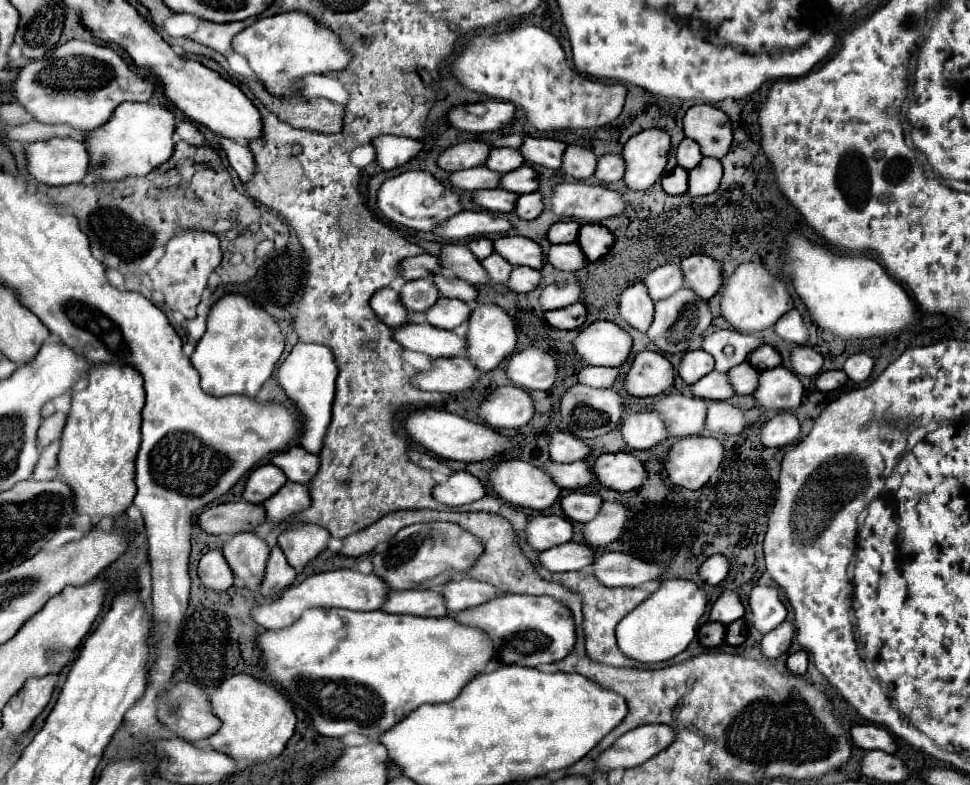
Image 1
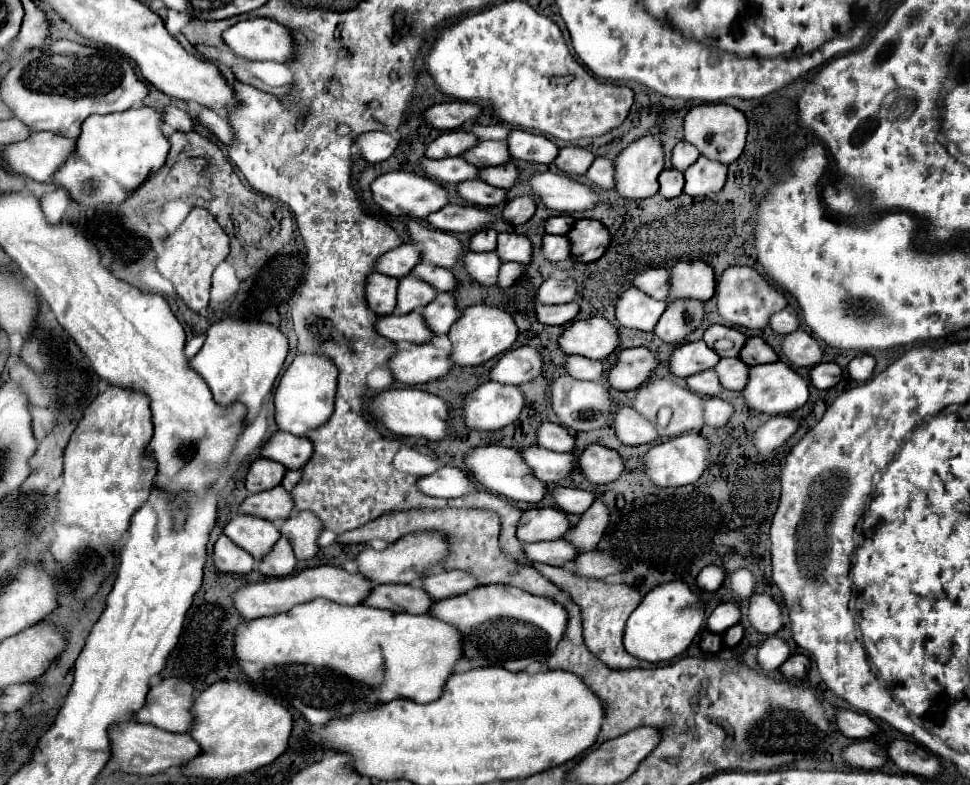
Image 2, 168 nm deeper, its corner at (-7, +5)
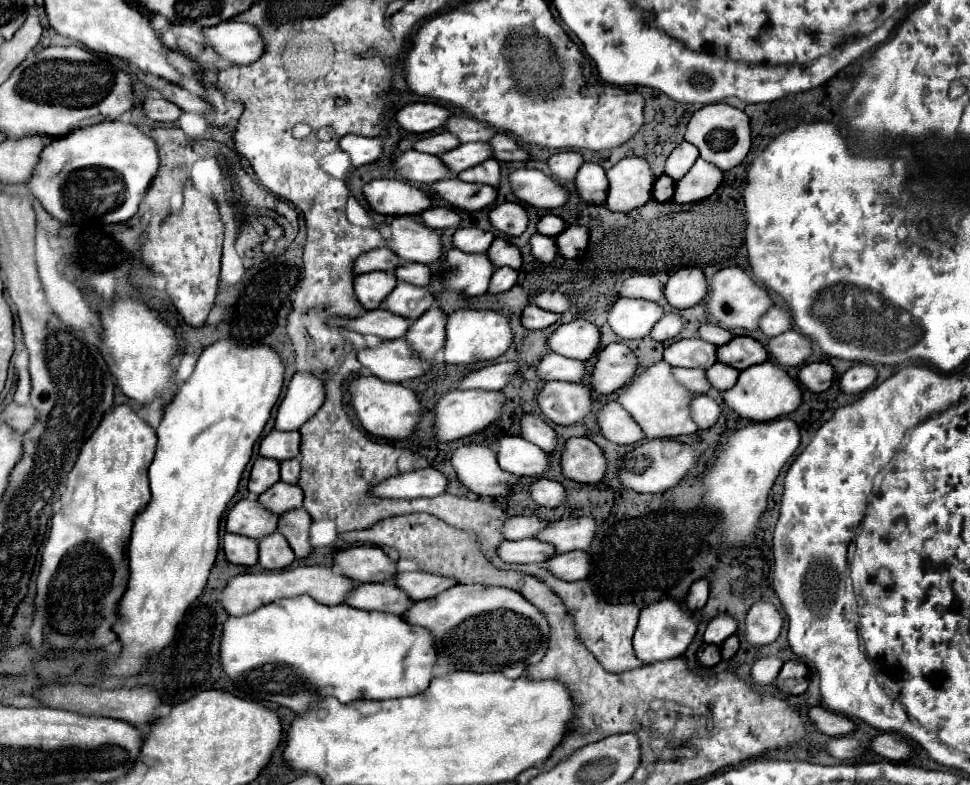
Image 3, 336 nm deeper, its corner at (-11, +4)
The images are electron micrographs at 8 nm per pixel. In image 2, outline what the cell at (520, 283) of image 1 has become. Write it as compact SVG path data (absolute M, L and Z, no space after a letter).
M502 263L502 267L500 267L500 277L498 277L498 285L500 285L500 287L510 287L510 285L514 285L524 273L526 273L526 265L522 265L522 263Z

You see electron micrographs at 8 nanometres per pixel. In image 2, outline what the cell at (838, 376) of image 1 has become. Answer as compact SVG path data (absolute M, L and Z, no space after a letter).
M820 363L810 371L812 385L818 389L830 389L842 379L842 369L836 363Z

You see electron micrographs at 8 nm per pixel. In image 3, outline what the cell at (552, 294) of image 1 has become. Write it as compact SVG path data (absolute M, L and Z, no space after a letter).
M540 292L532 298L532 304L536 304L538 308L542 310L548 310L548 312L556 312L556 314L562 314L568 310L568 298L560 292Z

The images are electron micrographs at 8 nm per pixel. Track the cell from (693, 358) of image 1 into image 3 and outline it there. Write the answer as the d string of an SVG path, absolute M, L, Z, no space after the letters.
M694 338L694 340L676 340L664 350L664 360L670 366L684 368L710 368L716 364L716 346Z

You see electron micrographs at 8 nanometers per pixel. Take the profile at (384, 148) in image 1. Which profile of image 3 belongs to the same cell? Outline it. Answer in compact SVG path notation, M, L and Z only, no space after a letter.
M346 134L340 138L340 148L350 156L354 168L376 162L382 154L382 140L380 138L364 138L356 134Z

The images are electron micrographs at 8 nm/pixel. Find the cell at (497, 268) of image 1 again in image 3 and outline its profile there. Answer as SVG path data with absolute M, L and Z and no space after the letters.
M450 248L442 258L442 270L448 290L464 296L480 296L488 290L496 268L486 254L466 254L458 248Z

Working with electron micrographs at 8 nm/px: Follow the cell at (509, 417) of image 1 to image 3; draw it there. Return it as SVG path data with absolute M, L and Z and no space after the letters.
M480 390L446 392L436 400L434 406L434 438L438 442L452 442L470 436L474 432L480 432L500 416L502 406L504 406L502 392L480 392Z

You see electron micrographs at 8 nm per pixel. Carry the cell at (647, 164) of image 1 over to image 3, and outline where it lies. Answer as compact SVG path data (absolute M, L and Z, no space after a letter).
M624 158L608 172L608 198L606 208L610 212L630 212L634 208L644 206L652 194L652 168L644 158Z

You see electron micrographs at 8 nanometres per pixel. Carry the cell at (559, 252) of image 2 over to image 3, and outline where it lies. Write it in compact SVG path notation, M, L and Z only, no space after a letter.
M534 234L530 238L530 252L538 262L552 262L558 254L556 254L556 242L550 236L542 236L542 234Z

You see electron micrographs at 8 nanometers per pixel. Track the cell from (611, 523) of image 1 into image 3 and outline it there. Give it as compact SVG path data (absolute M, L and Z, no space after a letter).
M588 516L582 518L566 518L548 522L534 538L554 546L558 554L570 550L586 550L594 540L594 520Z

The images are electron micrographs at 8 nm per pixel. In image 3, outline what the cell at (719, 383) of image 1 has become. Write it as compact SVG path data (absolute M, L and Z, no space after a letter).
M672 368L672 376L678 384L682 384L690 394L706 394L710 390L708 380L704 380L704 370L688 370L688 368Z

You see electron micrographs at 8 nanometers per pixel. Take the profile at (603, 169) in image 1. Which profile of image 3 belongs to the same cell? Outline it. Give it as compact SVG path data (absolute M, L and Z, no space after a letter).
M584 164L578 174L576 182L576 192L578 196L588 202L588 204L604 204L606 194L608 194L608 180L606 172L600 164Z

